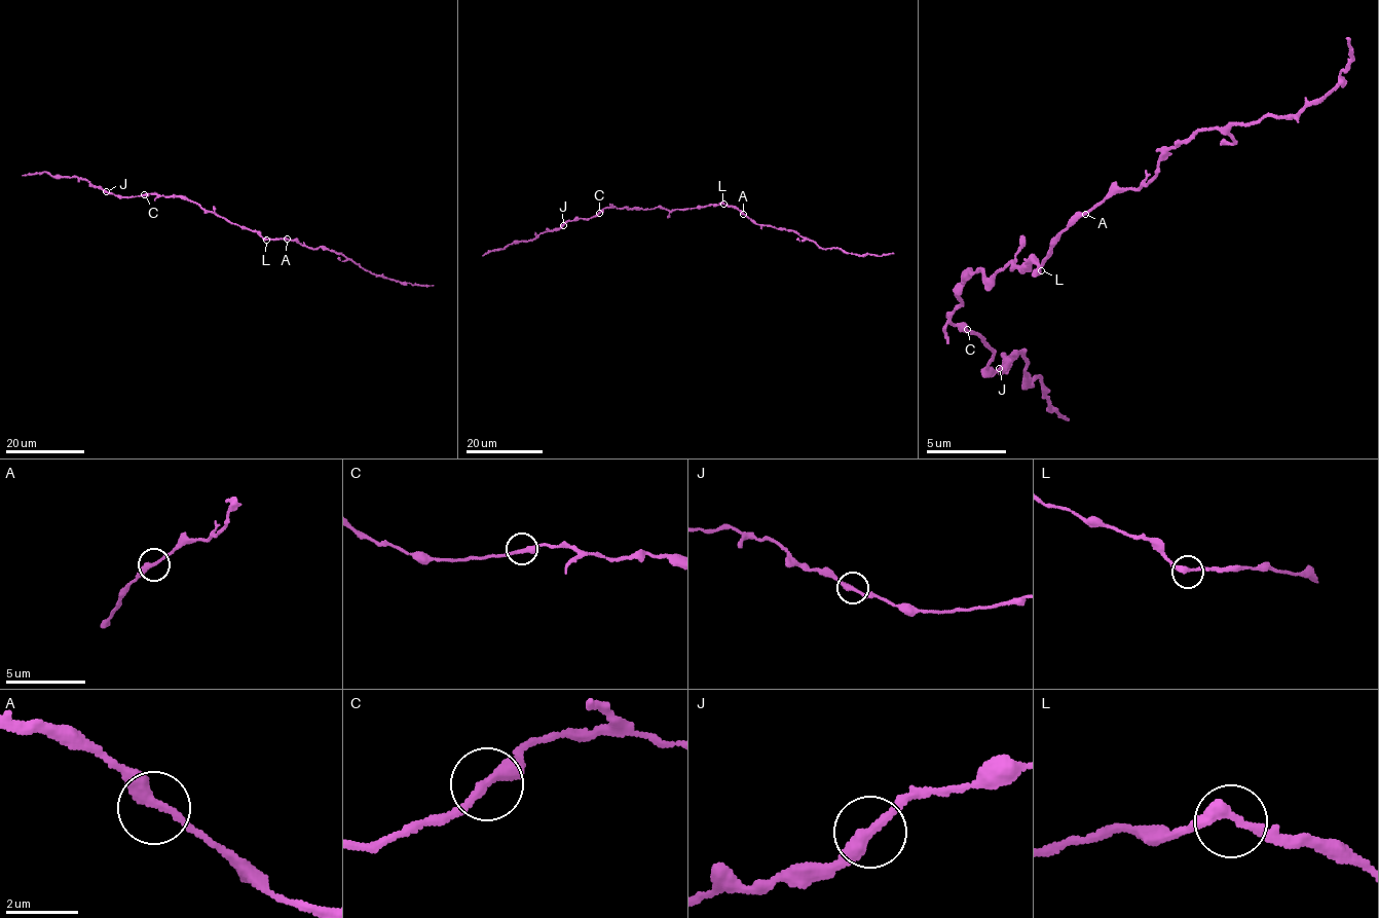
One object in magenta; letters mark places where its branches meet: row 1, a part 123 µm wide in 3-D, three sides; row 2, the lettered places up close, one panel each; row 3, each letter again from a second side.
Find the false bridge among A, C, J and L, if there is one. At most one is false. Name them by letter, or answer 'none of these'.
J

